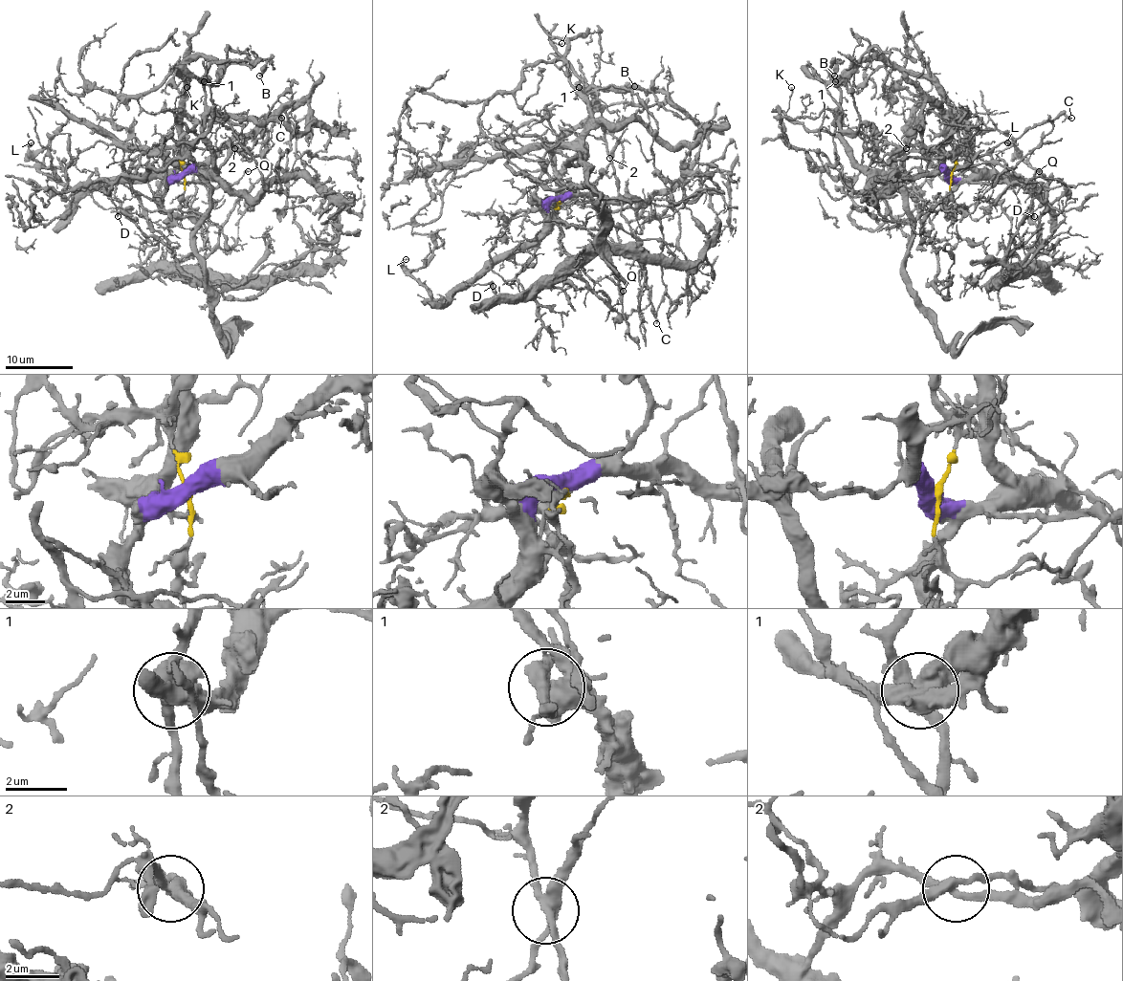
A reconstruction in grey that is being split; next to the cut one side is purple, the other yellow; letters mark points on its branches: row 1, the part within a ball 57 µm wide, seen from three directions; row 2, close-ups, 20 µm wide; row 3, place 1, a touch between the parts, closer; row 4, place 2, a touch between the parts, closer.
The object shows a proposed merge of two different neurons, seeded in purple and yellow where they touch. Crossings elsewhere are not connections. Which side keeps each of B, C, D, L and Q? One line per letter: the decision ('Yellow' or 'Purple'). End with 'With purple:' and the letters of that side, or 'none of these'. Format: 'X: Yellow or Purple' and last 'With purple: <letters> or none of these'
B: Yellow
C: Yellow
D: Purple
L: Purple
Q: Purple
With purple: D, L, Q

